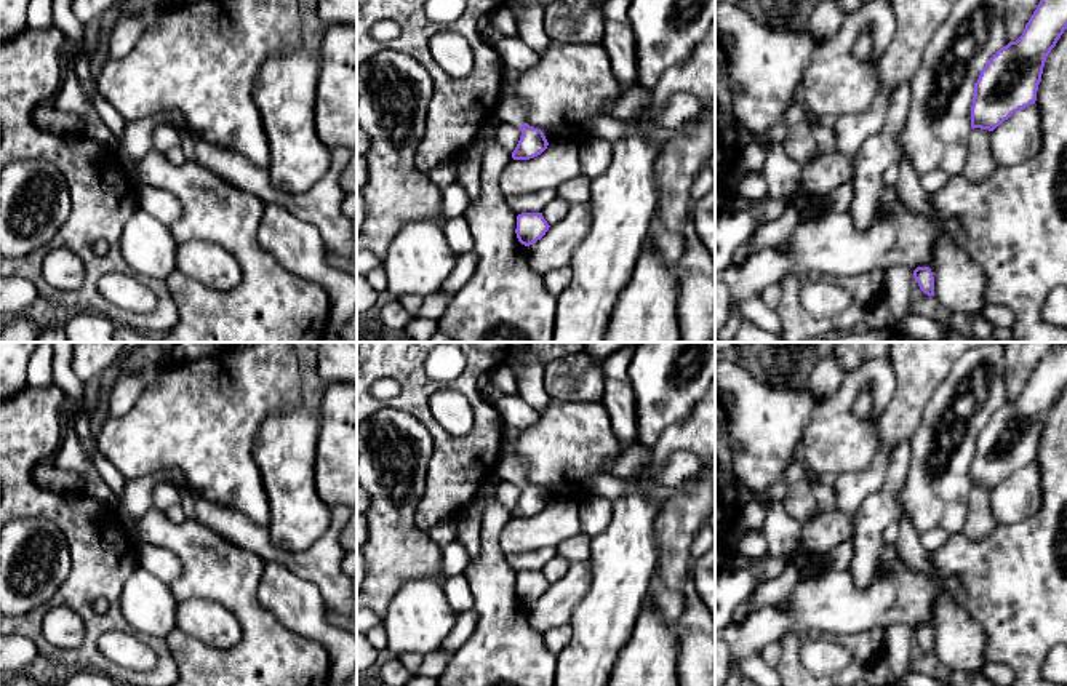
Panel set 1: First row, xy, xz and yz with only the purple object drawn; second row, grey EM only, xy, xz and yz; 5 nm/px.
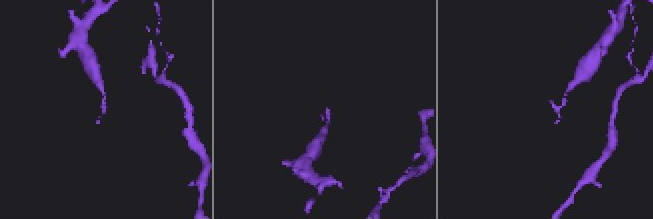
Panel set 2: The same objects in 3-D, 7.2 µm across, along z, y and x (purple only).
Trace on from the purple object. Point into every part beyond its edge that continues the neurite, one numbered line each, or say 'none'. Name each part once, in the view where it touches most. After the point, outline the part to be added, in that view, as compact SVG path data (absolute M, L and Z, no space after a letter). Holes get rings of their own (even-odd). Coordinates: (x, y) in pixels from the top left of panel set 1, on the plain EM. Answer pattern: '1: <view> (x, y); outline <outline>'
1: xz (514, 469); outline M507 456L499 461L494 472L499 480L510 481L514 485L522 485L526 481L528 461L522 456Z

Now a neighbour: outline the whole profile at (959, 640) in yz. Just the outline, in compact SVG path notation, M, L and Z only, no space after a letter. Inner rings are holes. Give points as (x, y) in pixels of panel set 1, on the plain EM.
M947 593L936 598L929 627L934 635L934 656L942 673L977 673L987 664L982 625Z

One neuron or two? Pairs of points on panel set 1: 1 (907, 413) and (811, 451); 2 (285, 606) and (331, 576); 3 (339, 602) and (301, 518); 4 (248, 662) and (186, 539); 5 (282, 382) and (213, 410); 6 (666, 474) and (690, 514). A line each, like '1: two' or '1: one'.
1: two
2: two
3: two
4: one
5: one
6: two

